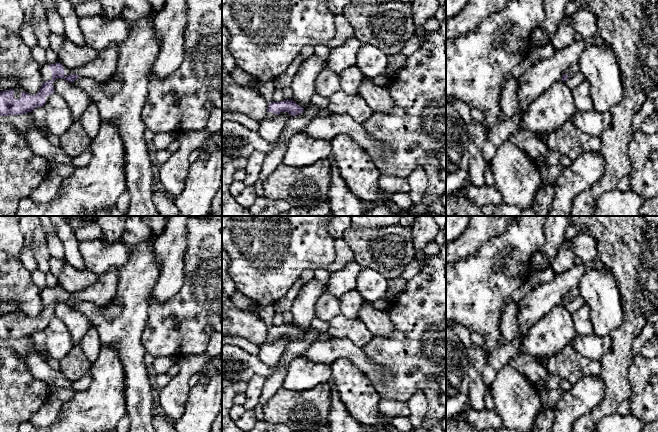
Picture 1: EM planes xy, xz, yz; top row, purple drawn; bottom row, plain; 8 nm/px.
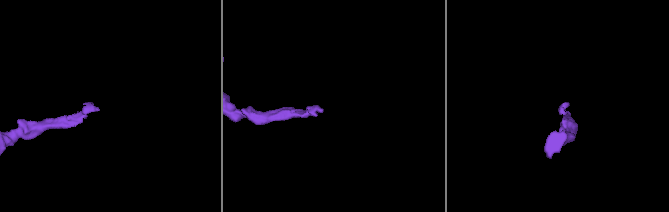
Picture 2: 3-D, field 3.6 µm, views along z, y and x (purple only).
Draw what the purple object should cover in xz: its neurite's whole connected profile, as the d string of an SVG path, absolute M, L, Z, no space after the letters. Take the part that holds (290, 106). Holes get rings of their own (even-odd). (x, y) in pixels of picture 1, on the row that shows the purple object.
M283 100L281 102L272 101L265 115L266 119L273 119L282 112L288 112L292 116L299 115L305 108L298 106L293 100Z

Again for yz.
M573 63L571 64L564 72L562 76L562 81L566 81L570 76L573 74L577 73L579 71L579 64L578 63Z

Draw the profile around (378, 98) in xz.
M364 77L358 93L374 112L387 113L394 107L394 101L387 88L378 86L372 79Z

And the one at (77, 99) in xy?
M63 78L54 82L54 93L63 98L71 111L73 121L78 122L85 109L92 103L91 98L84 89Z

